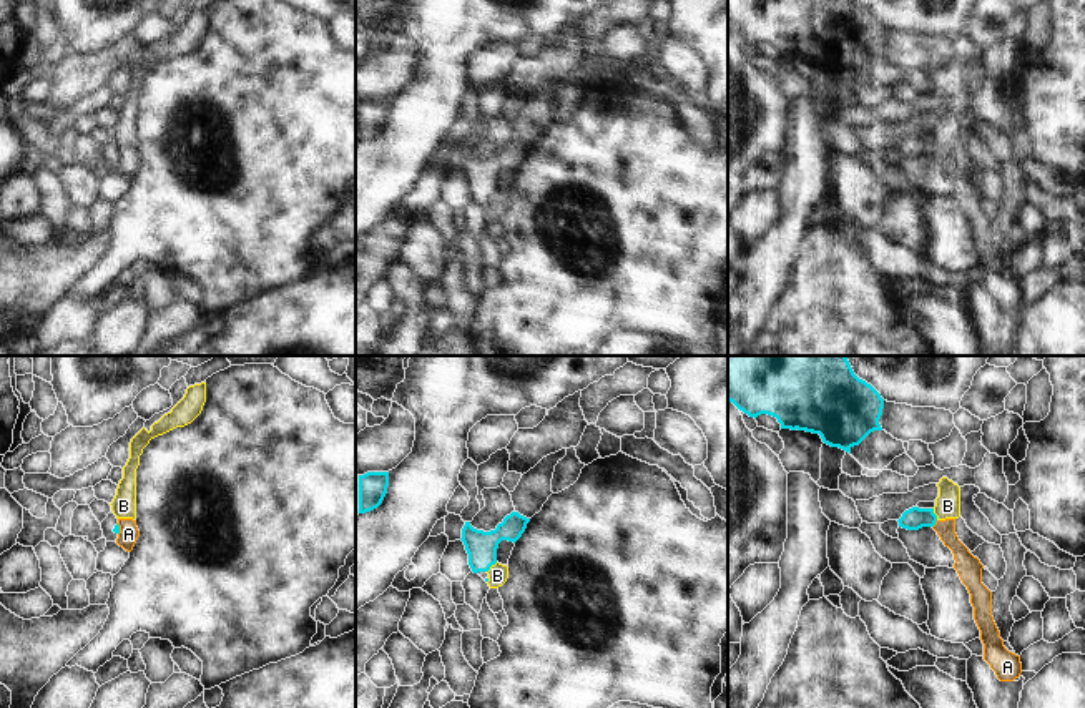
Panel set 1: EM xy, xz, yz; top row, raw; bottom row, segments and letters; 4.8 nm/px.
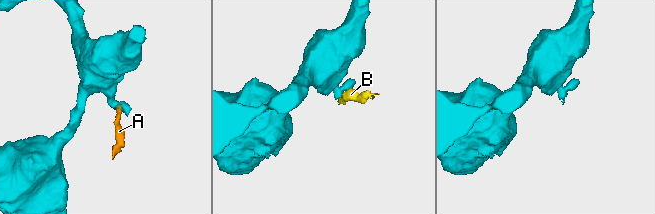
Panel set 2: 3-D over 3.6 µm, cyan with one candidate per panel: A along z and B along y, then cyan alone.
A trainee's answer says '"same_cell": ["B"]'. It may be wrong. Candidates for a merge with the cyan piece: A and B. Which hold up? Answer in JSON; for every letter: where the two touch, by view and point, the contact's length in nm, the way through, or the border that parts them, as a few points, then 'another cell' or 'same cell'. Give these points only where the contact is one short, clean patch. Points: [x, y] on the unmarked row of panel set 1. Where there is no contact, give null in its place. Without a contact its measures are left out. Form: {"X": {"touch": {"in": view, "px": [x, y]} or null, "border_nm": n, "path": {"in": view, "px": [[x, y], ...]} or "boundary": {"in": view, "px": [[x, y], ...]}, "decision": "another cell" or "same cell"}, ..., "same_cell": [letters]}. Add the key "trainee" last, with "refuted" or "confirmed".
{"A": {"touch": {"in": "yz", "px": [934, 152]}, "border_nm": 50, "boundary": {"in": "yz", "px": [[937, 148], [932, 155]]}, "decision": "another cell"}, "B": {"touch": {"in": "xz", "px": [490, 193]}, "border_nm": 80, "boundary": {"in": "xz", "px": [[497, 190], [487, 200]]}, "decision": "another cell"}, "same_cell": [], "trainee": "refuted"}

